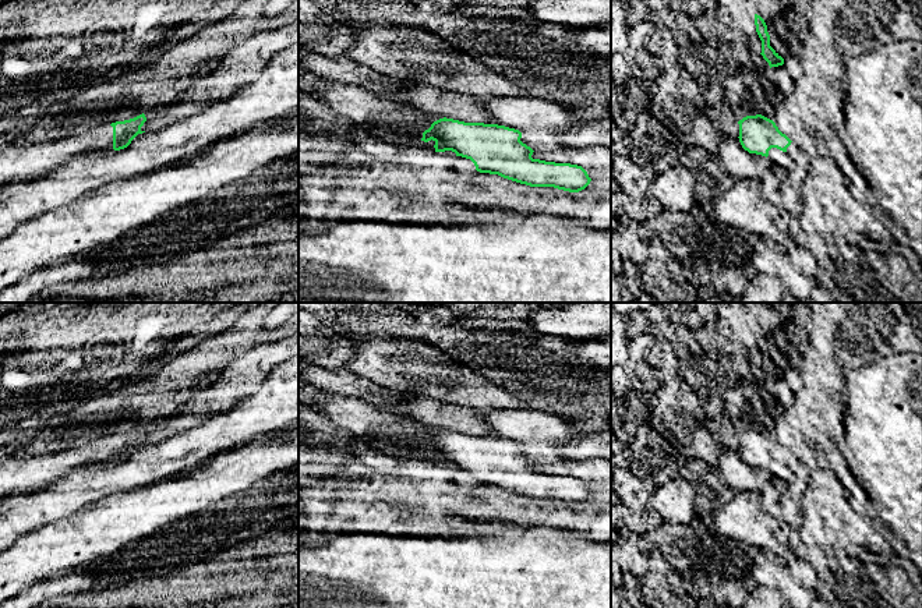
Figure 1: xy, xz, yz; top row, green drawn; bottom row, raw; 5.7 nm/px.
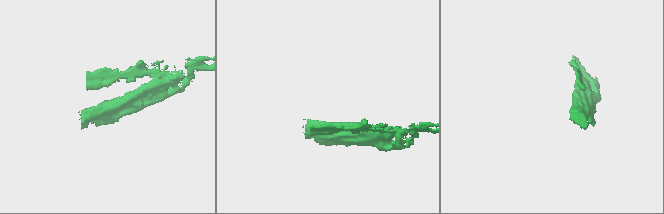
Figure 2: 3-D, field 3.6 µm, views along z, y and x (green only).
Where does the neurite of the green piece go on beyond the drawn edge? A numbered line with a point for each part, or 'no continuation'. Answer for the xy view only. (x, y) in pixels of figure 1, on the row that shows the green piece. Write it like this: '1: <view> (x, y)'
1: xy (18, 165)

